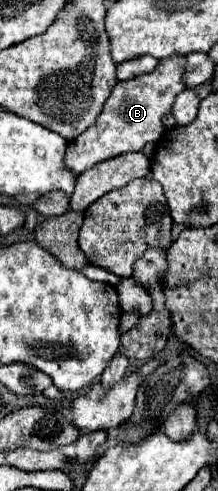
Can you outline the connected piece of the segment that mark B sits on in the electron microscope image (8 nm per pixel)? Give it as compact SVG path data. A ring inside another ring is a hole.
M175 55L169 59L159 61L159 69L145 73L143 77L119 81L109 99L105 101L95 125L91 125L85 133L81 133L75 141L71 141L67 149L67 165L79 175L85 169L101 163L105 159L117 157L127 151L141 151L147 143L159 141L165 127L161 123L163 115L171 111L171 105L183 89L185 77L185 55Z

